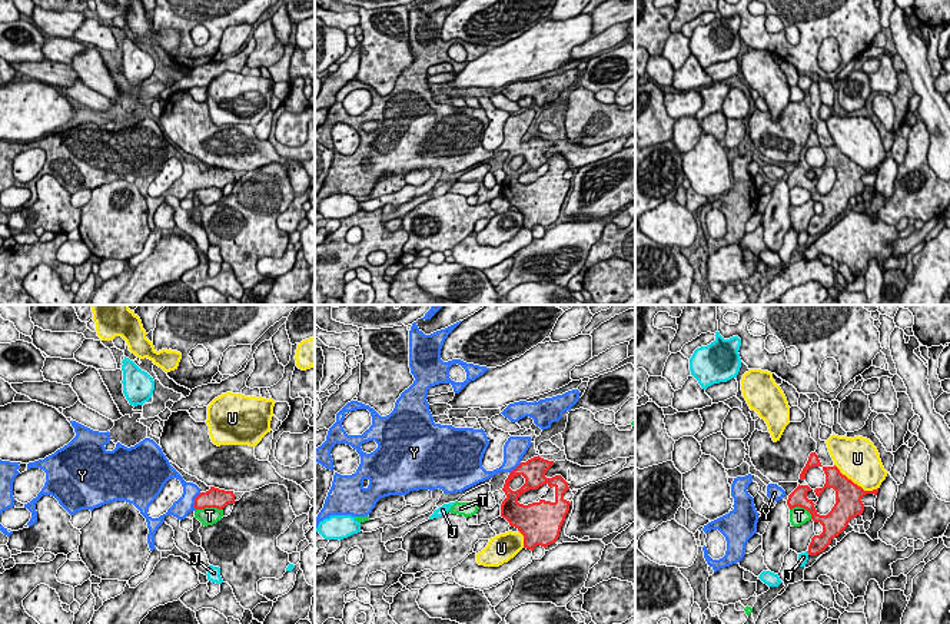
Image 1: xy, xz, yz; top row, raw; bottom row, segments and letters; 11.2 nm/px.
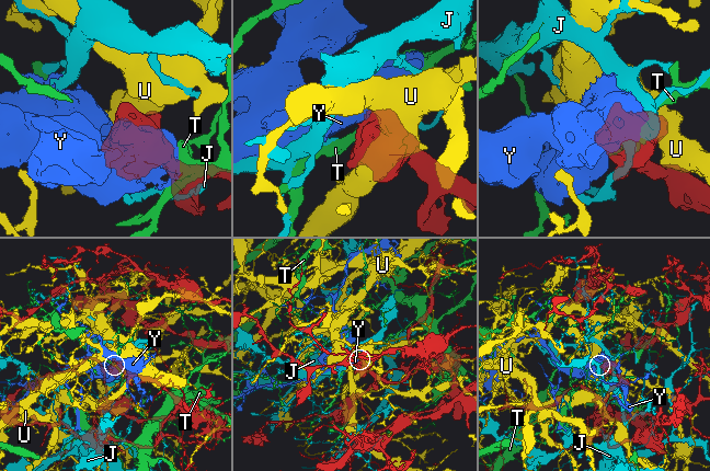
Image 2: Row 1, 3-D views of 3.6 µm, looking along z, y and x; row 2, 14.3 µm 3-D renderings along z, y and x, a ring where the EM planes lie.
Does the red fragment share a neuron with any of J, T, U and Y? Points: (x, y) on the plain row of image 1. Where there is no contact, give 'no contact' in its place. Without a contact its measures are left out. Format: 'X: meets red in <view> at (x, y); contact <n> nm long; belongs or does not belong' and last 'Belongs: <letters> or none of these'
J: meets red in yz at (807, 231); contact 60 nm long; does not belong
T: meets red in xy at (209, 186); contact 300 nm long; does not belong
U: meets red in yz at (856, 163); contact 550 nm long; does not belong
Y: meets red in xy at (195, 181); contact 200 nm long; belongs
Belongs: Y

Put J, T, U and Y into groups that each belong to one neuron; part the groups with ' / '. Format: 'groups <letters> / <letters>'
groups J / T / U / Y

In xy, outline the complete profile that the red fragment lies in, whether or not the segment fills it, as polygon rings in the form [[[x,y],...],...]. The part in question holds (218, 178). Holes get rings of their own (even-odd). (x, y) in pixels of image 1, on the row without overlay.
[[[76,100],[70,103],[76,116],[67,125],[44,139],[27,143],[27,149],[40,147],[46,152],[41,170],[24,183],[31,192],[29,206],[37,202],[36,183],[43,175],[54,176],[70,195],[82,189],[93,190],[114,180],[126,180],[146,198],[147,223],[153,230],[155,213],[166,195],[182,200],[192,190],[223,189],[227,183],[236,182],[233,170],[210,166],[202,172],[196,163],[186,162],[150,117],[130,127],[117,122],[113,130],[107,130],[104,125],[110,122],[109,110],[93,110]],[[172,157],[180,160],[183,173],[166,193],[152,198],[147,189]]]

